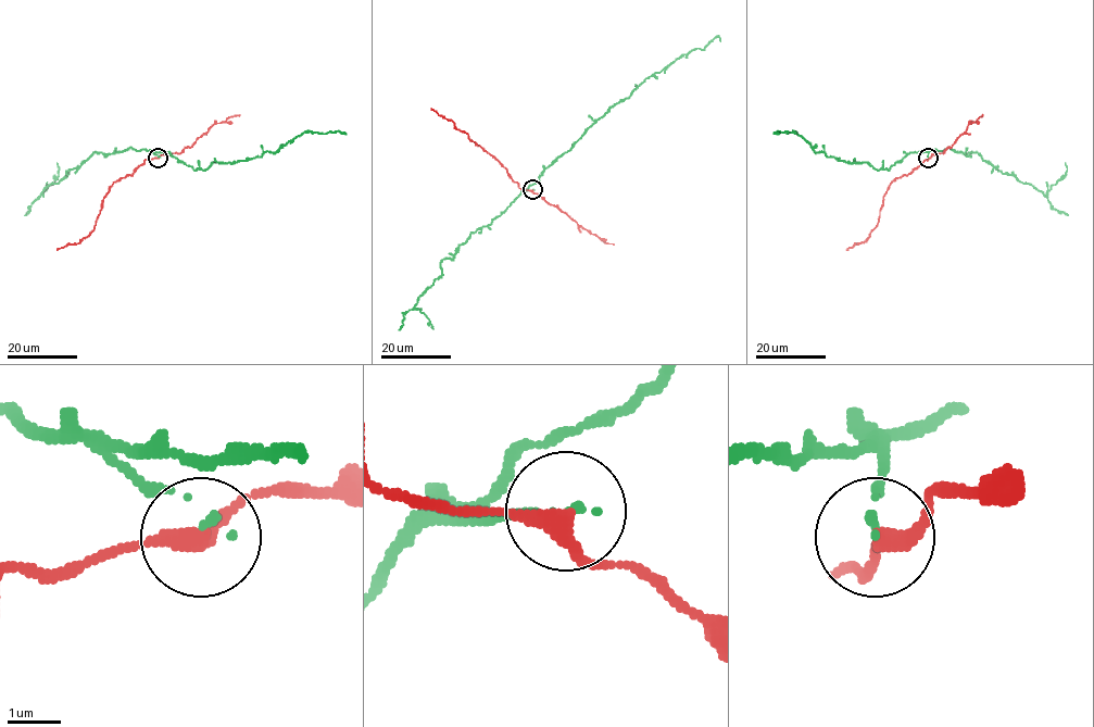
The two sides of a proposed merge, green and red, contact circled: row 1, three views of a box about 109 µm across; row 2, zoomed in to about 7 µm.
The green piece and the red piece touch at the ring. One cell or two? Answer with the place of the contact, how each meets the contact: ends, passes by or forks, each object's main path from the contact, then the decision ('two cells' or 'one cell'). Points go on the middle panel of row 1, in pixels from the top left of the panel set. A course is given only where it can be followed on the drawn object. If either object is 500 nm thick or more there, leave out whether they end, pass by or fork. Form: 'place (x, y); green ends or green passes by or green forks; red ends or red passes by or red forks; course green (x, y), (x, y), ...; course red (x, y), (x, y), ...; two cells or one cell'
place (532, 189); green ends; red passes by; course green (532, 190), (528, 188), (542, 172), (616, 102), (679, 58), (698, 48), (704, 49), (715, 37), (720, 41); course red (532, 190), (519, 187), (505, 168), (470, 140), (468, 135), (431, 108); two cells

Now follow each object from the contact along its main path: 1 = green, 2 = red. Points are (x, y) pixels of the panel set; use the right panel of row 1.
1: (928, 158), (926, 152), (909, 152), (889, 170), (876, 170), (815, 152), (796, 132), (779, 134)
2: (928, 158), (907, 175), (890, 183), (879, 222), (868, 237), (846, 250)

